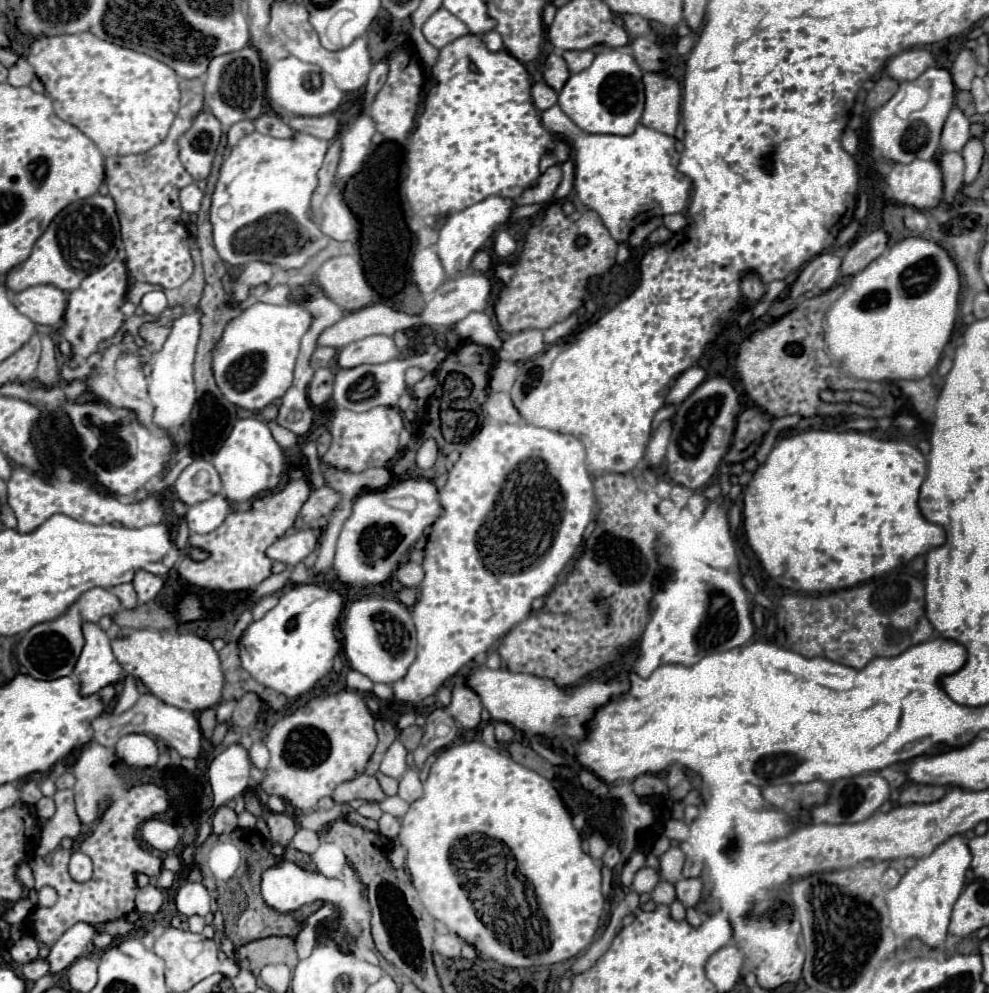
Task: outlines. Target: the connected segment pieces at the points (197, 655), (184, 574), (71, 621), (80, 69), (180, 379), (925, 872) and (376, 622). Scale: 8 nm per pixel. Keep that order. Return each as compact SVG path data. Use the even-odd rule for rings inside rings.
M154 629L128 631L112 639L112 651L122 669L142 681L152 695L184 711L202 711L214 707L222 693L220 659L212 643L192 633L170 633Z
M294 467L288 471L288 483L276 491L252 501L248 511L232 511L228 519L212 533L206 535L190 535L190 545L204 547L210 557L204 563L192 563L192 559L180 561L180 577L192 585L204 589L220 589L220 591L246 591L262 583L272 575L272 559L266 555L266 549L282 539L288 529L294 527L302 505L308 501L312 487L308 483L306 471L302 467Z
M96 587L92 591L86 591L80 601L76 601L62 617L54 619L54 621L48 621L48 623L40 623L40 625L34 625L32 629L28 629L20 643L16 645L16 659L18 663L24 667L24 671L34 677L34 679L40 679L40 681L54 681L54 679L62 679L62 677L68 677L72 675L74 667L76 667L76 661L82 653L82 647L86 643L84 639L84 633L82 633L82 625L86 621L90 623L98 623L100 617L104 615L114 615L122 611L120 607L120 601L116 599L116 595L112 595L108 589L102 589L102 587Z
M92 33L80 35L56 35L40 37L32 43L28 63L34 67L36 75L46 87L46 93L54 101L54 111L60 119L76 125L84 135L88 135L104 157L110 155L134 155L146 153L154 145L162 143L172 127L172 121L180 105L178 75L158 59L150 55L118 47L114 43L96 39Z
M190 309L184 311L180 317L170 321L170 333L162 345L160 351L152 355L152 373L148 377L148 393L152 403L156 405L154 421L158 427L170 429L176 425L182 425L186 417L192 411L192 405L196 401L194 391L194 357L196 357L196 345L202 331L202 311Z
M954 835L942 845L938 845L930 855L920 857L912 869L906 871L902 881L886 895L890 909L890 927L902 939L922 939L934 949L944 947L948 933L948 923L952 907L964 889L966 871L970 867L972 855L964 835Z
M356 599L344 609L342 645L354 671L366 675L372 683L394 683L402 679L416 657L416 631L410 609L398 599Z

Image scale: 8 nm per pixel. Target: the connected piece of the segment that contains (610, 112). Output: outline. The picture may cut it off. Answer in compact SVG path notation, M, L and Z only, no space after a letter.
M620 49L602 51L594 63L582 73L572 75L558 95L562 111L586 133L632 135L644 111L644 83L642 69L636 65L634 55Z

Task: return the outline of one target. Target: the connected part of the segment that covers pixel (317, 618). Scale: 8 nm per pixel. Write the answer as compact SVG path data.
M294 585L292 589L288 589L280 603L268 611L260 621L250 623L250 627L244 631L244 635L238 641L238 649L240 649L240 659L242 659L242 667L262 685L286 695L286 697L300 697L302 693L310 691L316 681L320 681L334 663L334 657L340 649L340 643L334 635L334 625L340 617L342 611L342 597L336 591L330 589L322 589L318 585Z

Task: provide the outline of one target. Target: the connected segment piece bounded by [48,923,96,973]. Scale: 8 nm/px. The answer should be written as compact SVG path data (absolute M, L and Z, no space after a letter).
M76 923L72 925L54 945L52 951L48 955L48 963L50 963L50 971L52 973L60 973L64 971L70 963L74 963L78 957L82 957L86 953L88 943L92 941L92 937L96 935L94 927L88 923Z

